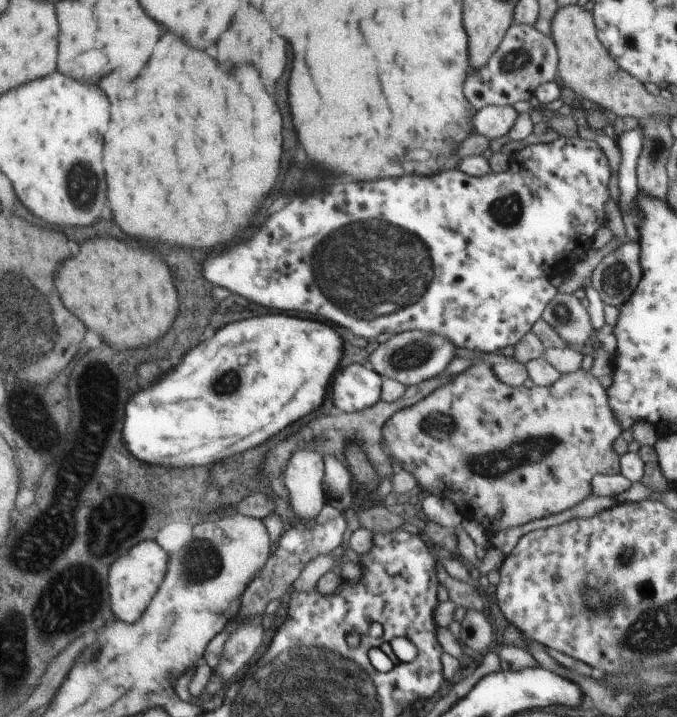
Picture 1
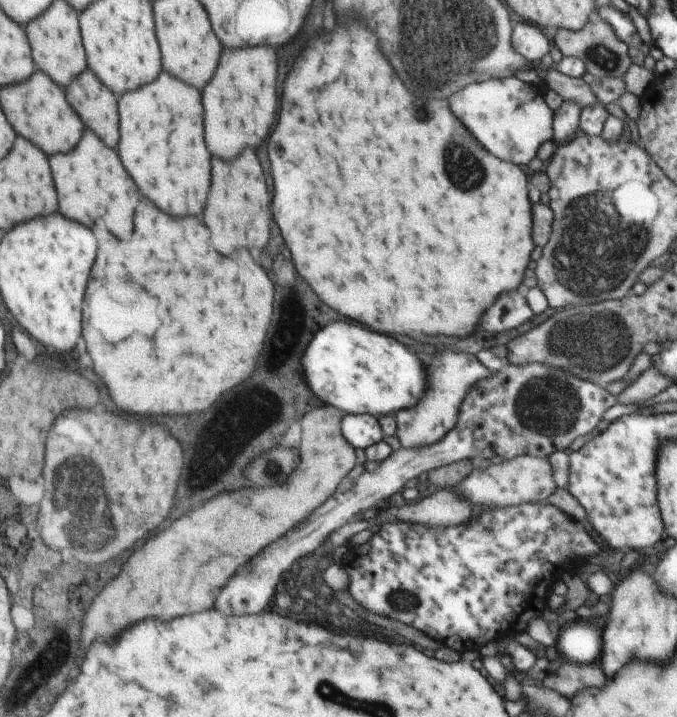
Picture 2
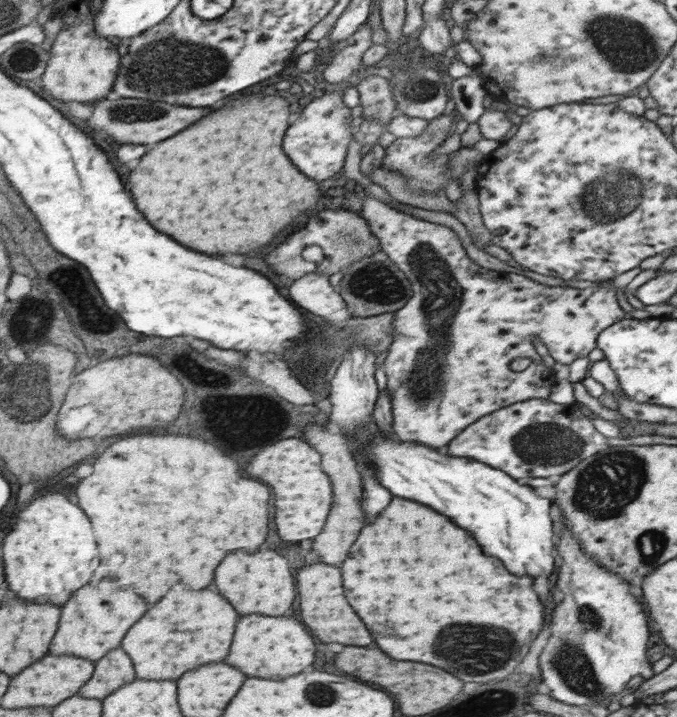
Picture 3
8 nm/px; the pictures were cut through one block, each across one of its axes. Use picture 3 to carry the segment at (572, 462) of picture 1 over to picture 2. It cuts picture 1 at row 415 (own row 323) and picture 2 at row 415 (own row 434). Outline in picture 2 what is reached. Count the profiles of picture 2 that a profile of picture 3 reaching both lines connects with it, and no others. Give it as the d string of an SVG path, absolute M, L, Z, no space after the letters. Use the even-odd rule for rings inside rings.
M438 354L444 362L442 366L432 366L428 370L428 386L421 401L413 409L399 410L396 436L404 449L418 448L438 442L446 433L450 433L457 421L459 404L470 387L493 371L487 363L487 356L462 354Z

